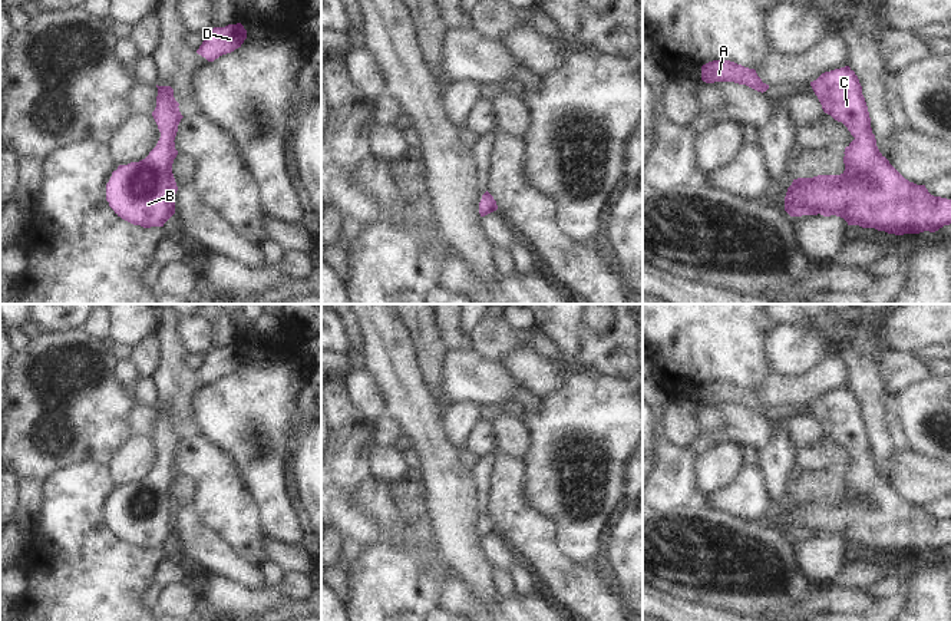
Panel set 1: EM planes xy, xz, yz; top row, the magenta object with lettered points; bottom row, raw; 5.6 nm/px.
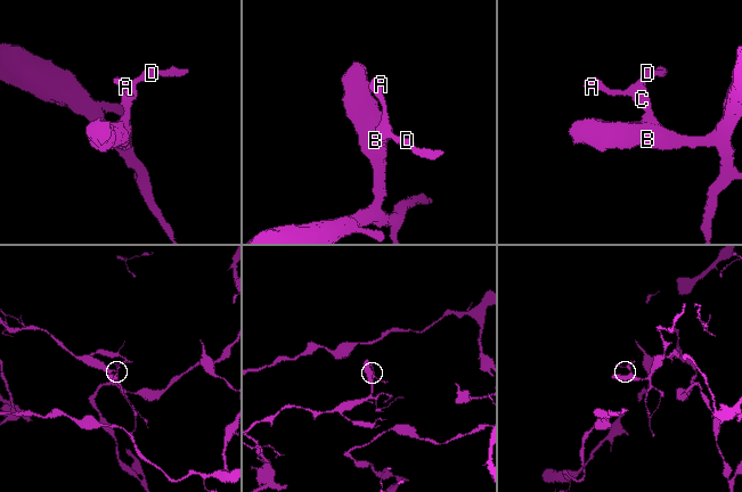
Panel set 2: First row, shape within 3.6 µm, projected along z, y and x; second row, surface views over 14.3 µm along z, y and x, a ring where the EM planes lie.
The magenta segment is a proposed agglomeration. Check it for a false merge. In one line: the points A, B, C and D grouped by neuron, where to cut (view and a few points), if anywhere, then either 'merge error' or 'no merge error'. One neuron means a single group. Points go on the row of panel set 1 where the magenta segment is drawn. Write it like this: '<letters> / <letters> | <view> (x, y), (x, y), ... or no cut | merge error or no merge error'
A B C D | no cut | no merge error

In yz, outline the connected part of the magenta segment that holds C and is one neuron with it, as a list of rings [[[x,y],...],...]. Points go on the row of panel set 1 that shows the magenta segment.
[[[849,66],[822,73],[810,82],[810,86],[823,112],[842,122],[855,139],[845,148],[845,171],[841,175],[793,179],[785,196],[785,211],[790,217],[836,215],[848,225],[875,228],[895,235],[935,232],[951,224],[951,199],[934,196],[925,185],[909,182],[879,152],[862,86]]]

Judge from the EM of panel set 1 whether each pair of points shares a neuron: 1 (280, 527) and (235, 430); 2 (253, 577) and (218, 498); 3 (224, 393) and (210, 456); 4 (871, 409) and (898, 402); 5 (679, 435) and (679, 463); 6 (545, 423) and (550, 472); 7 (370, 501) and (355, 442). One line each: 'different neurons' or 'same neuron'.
1: same neuron
2: different neurons
3: different neurons
4: different neurons
5: different neurons
6: same neuron
7: same neuron

